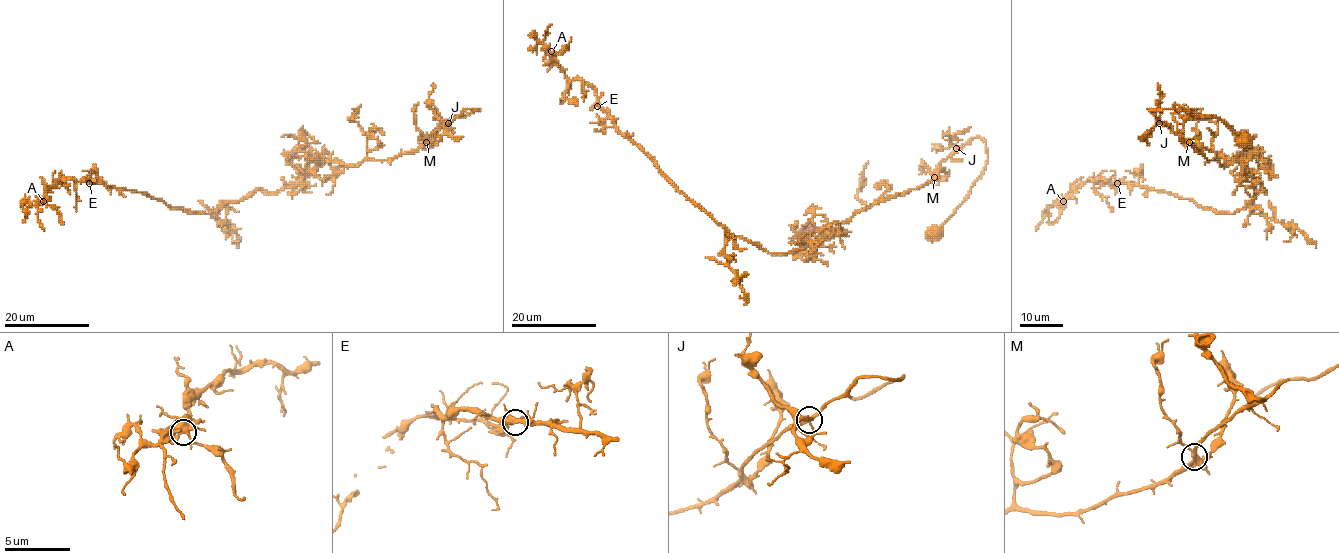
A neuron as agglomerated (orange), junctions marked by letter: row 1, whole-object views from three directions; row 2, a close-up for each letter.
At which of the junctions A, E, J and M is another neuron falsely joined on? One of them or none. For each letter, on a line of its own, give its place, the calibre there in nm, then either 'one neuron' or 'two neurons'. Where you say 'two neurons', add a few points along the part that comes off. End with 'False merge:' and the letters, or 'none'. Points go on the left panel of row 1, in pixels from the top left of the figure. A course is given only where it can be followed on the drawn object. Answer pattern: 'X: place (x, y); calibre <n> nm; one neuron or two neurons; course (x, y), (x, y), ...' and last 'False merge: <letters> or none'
A: place (43, 201); calibre 440 nm; one neuron
E: place (89, 183); calibre 480 nm; one neuron
J: place (448, 123); calibre 280 nm; one neuron
M: place (426, 142); calibre 380 nm; one neuron
False merge: none

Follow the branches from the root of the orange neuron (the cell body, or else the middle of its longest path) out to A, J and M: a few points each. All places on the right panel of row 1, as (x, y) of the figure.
A: (1245, 142), (1215, 117), (1148, 109), (1262, 185), (1233, 213), (1093, 179), (1063, 201)
J: (1245, 142), (1215, 117), (1192, 116), (1178, 109), (1148, 109), (1159, 123)
M: (1245, 142), (1215, 117), (1192, 116), (1178, 109), (1148, 109), (1189, 141)

